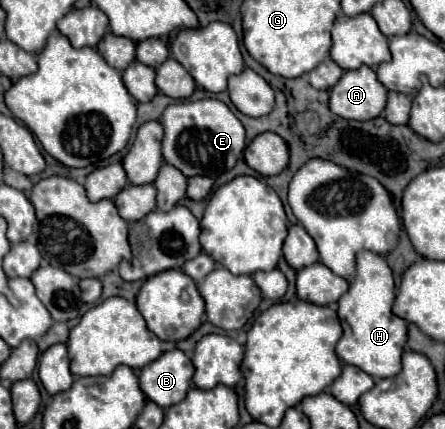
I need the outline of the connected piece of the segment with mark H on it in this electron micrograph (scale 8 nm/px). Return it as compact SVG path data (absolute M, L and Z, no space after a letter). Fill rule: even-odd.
M373 251L357 253L357 277L349 291L339 299L339 321L343 335L335 347L341 361L359 367L371 377L393 377L401 371L401 355L407 341L407 323L391 313L395 301L393 273L383 255Z

